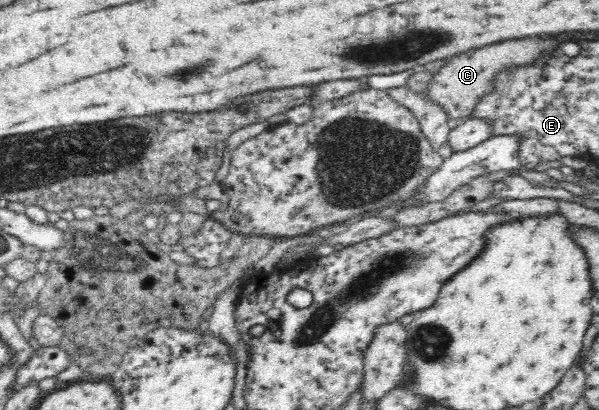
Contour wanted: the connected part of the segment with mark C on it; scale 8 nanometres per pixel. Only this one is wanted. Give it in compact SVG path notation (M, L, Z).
M521 38L521 40L507 40L507 42L499 42L499 44L491 44L479 50L471 50L471 52L459 53L446 60L446 63L433 75L425 97L435 103L447 113L447 117L461 121L468 118L473 112L477 100L493 90L493 76L503 70L509 68L510 65L529 64L537 58L541 58L547 52L557 50L559 42L555 38Z

